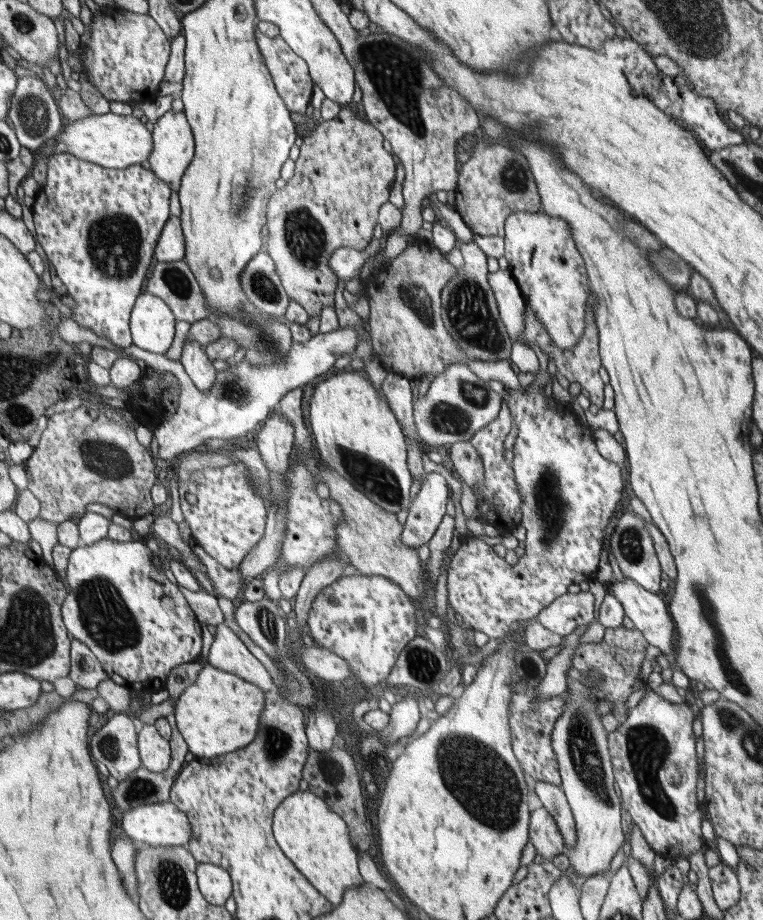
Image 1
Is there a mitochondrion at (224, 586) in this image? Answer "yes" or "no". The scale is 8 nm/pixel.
no

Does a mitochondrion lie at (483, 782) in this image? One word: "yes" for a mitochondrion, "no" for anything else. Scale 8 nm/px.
yes

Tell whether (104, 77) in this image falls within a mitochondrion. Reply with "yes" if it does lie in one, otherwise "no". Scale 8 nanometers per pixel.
no

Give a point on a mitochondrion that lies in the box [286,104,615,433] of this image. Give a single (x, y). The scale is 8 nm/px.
(467, 309)

